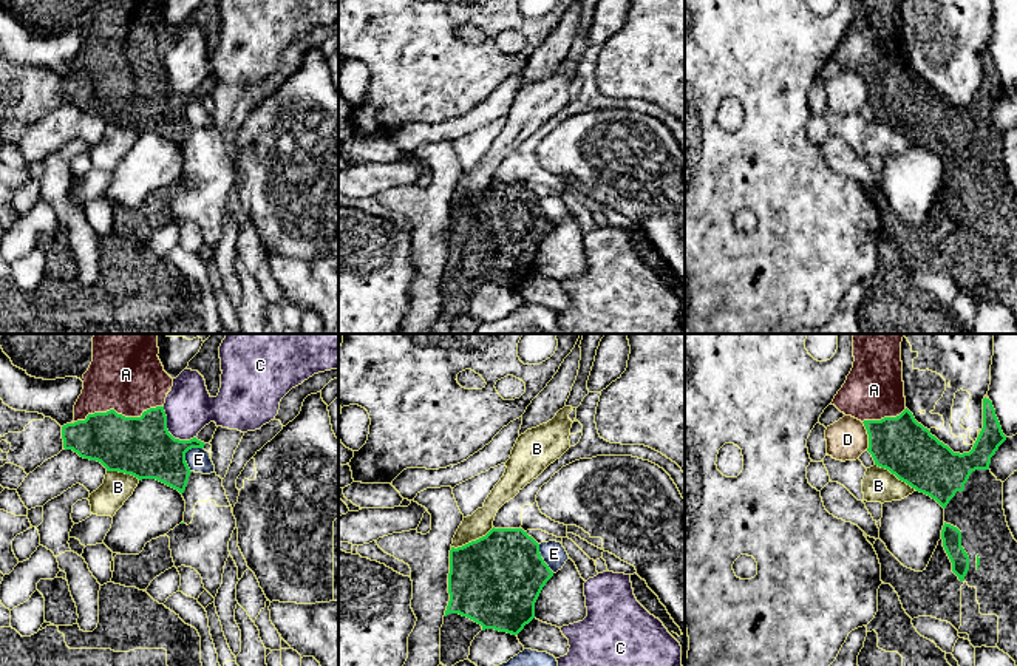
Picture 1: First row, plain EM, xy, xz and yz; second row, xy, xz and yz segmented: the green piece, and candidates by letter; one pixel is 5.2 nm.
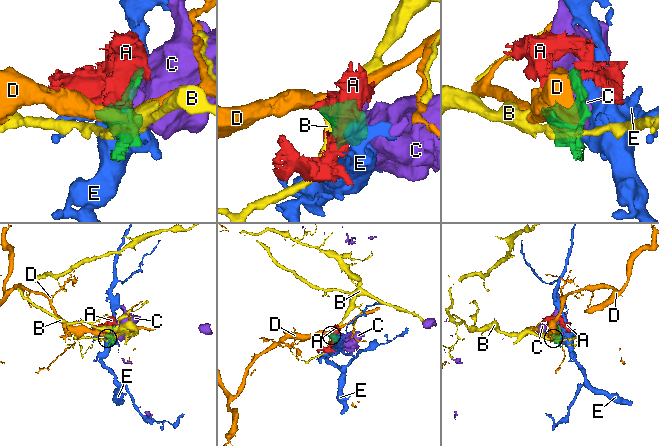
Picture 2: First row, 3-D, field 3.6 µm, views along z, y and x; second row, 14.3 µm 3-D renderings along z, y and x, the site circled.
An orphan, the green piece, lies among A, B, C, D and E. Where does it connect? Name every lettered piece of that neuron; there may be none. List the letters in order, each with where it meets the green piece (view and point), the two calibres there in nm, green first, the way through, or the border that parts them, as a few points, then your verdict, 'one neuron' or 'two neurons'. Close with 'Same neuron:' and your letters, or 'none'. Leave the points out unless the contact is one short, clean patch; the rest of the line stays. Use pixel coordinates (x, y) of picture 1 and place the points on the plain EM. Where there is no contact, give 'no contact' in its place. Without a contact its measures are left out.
A: xy (118, 68) | 320/360 nm | one neuron
B: xz (472, 195) | 460/130 nm | two neurons
C: xy (169, 87) | 320/260 nm | two neurons
D: yz (869, 90) | 300/220 nm | along yz (861, 76), (867, 88), (867, 104) | two neurons
E: xy (184, 108) | 320/120 nm | two neurons
Same neuron: A

